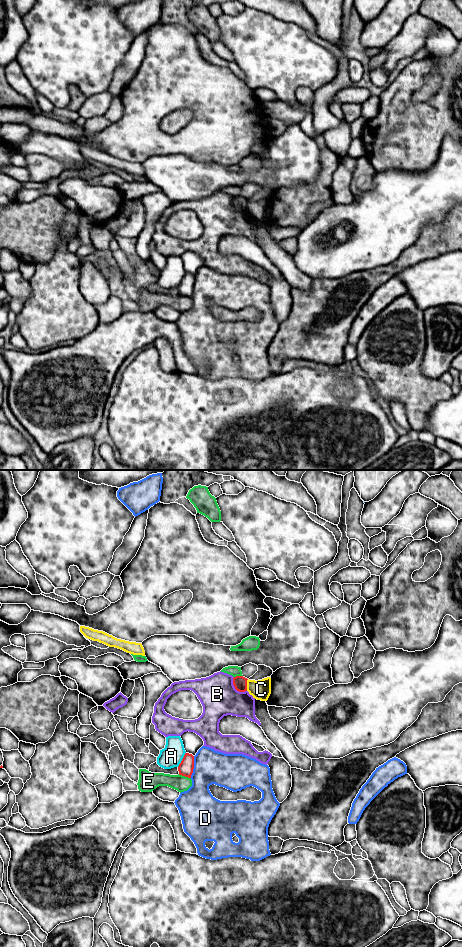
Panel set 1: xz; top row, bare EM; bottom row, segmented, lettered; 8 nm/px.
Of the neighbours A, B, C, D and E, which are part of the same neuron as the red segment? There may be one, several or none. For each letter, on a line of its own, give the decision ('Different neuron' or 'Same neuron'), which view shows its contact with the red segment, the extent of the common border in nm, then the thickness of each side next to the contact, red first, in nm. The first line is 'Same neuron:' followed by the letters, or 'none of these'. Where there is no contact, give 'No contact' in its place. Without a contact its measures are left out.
Same neuron: none of these
A: Different neuron. Touches red in xz. Shared border 140 nm. Thickness 120 nm (red) against 180 nm
B: Different neuron. Touches red in xz. Shared border 160 nm. Thickness 110 nm (red) against 300 nm
C: Different neuron. Touches red in xz. Shared border 100 nm. Thickness 110 nm (red) against 160 nm
D: Different neuron. Touches red in xz. Shared border 180 nm. Thickness 120 nm (red) against 280 nm
E: Different neuron. Touches red in xz. Shared border 110 nm. Thickness 120 nm (red) against 130 nm

